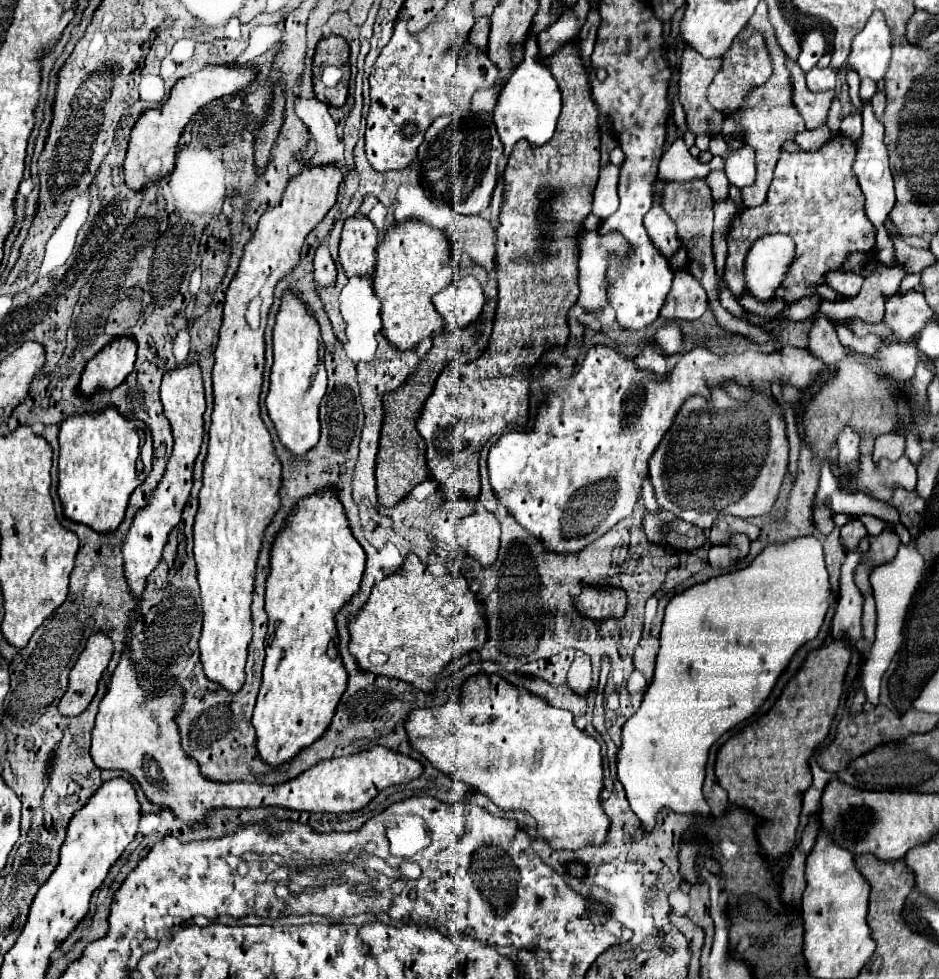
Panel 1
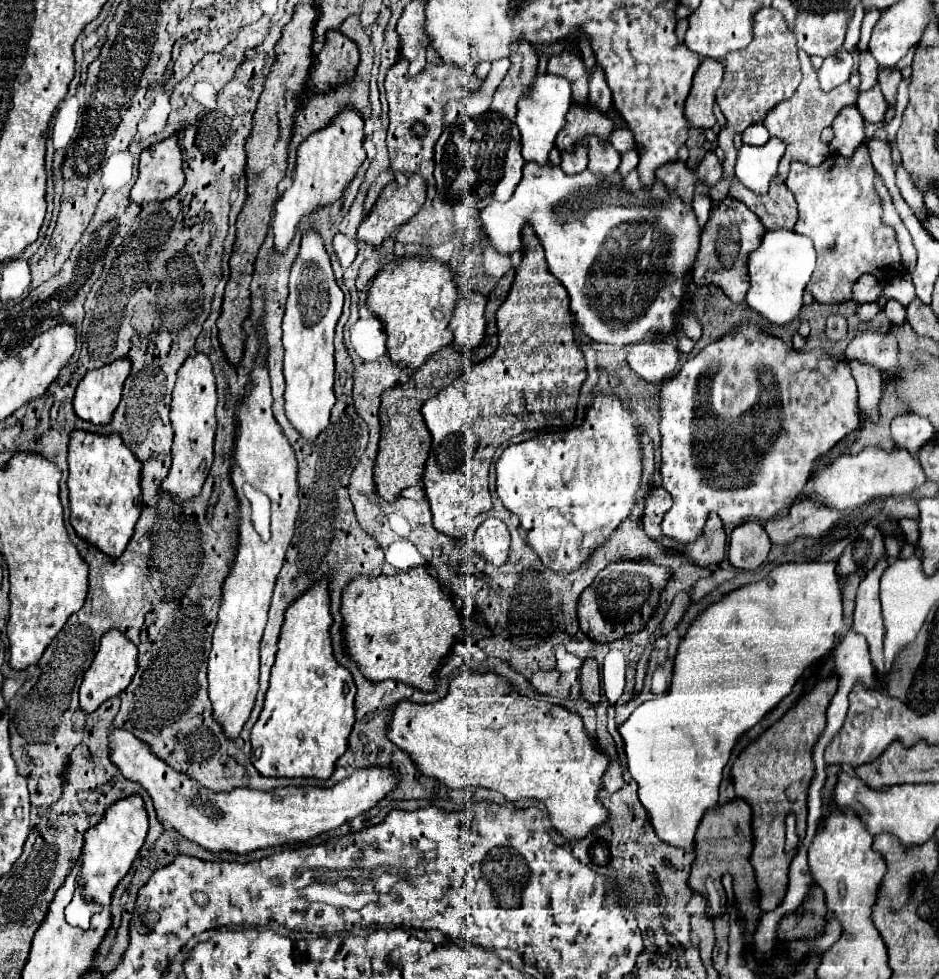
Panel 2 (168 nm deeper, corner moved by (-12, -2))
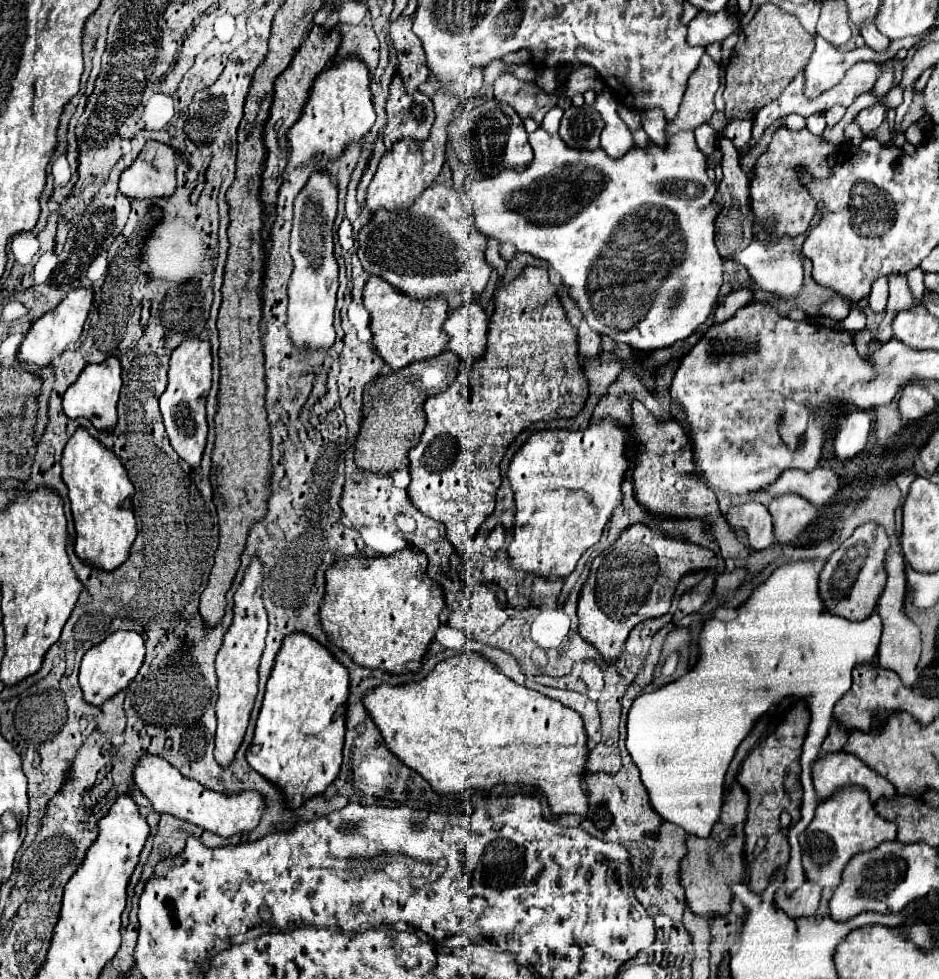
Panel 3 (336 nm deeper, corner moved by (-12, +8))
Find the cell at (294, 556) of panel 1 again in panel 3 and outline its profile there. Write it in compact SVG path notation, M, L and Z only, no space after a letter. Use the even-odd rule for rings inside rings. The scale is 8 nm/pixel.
M290 634L266 684L254 732L254 744L260 746L260 752L248 756L250 766L284 794L290 808L300 808L308 798L324 794L338 776L344 744L340 708L346 700L348 672L344 666L306 634Z

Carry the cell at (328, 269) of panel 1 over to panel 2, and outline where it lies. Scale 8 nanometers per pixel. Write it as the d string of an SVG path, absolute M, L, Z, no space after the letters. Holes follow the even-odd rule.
M336 234L334 236L334 254L336 254L336 258L338 258L338 262L340 262L340 266L344 270L354 262L356 250L358 250L356 248L356 240L346 238L344 234Z

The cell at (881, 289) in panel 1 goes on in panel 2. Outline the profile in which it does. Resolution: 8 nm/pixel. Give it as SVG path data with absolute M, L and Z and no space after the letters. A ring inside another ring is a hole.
M894 298L886 302L886 306L884 306L882 312L886 314L886 318L888 318L894 326L900 326L900 324L906 320L906 308L904 308L898 300L894 300Z

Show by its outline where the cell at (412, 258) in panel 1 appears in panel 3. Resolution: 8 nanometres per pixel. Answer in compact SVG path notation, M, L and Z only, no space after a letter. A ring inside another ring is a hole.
M372 276L364 286L364 306L372 318L370 330L374 334L374 348L392 370L400 370L418 360L434 358L446 350L448 334L442 330L442 324L448 318L446 300L432 298L416 302L412 298L404 298L404 294L396 294L396 290L392 290L392 286L388 286L382 278Z

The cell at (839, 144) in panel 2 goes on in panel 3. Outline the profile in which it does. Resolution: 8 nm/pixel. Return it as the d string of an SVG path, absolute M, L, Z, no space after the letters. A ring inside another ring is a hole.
M874 104L870 108L864 108L858 116L856 116L856 122L862 126L862 130L868 134L872 130L876 130L886 118L886 108L882 104Z

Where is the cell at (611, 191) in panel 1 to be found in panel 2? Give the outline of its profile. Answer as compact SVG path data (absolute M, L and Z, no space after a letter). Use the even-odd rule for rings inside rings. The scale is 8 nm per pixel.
M632 150L632 152L628 152L628 154L622 156L622 162L620 162L620 166L618 166L618 172L620 172L622 178L624 178L632 168L636 168L636 160L638 160L636 150Z

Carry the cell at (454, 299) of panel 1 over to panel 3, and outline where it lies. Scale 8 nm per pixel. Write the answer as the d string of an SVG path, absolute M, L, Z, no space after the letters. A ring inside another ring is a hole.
M468 302L448 314L444 332L450 336L448 350L464 360L482 358L486 352L488 318L478 302Z

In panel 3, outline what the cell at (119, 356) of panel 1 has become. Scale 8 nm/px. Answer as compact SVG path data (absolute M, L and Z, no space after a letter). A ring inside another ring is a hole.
M110 356L108 360L100 362L100 364L88 364L80 378L66 390L64 394L64 414L70 418L70 420L76 420L76 418L88 418L94 428L98 430L106 430L106 432L112 432L116 422L118 422L118 416L116 416L116 402L118 402L118 392L120 392L120 386L122 386L122 378L120 378L120 362L118 358Z

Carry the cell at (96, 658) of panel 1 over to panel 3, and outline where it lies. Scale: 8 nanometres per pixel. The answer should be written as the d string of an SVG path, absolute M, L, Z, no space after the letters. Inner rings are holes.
M114 632L104 642L92 646L82 658L80 676L78 676L80 688L84 692L84 700L88 704L102 706L114 694L118 694L120 690L126 690L128 684L136 678L136 674L144 662L144 654L146 654L144 640L136 632Z

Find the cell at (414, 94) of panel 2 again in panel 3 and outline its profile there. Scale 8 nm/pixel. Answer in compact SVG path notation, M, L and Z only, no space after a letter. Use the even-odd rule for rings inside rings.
M398 74L390 84L386 114L388 122L382 132L386 150L390 150L392 144L398 142L400 138L414 138L414 140L428 138L432 122L436 118L432 100L428 100L422 92L408 94Z

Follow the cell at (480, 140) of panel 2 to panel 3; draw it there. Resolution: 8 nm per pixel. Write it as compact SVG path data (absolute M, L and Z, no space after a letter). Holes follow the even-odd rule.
M488 102L488 114L474 112L474 126L468 134L468 146L474 152L474 170L480 176L494 176L502 168L524 170L532 162L532 148L528 146L528 136L522 118L512 110L512 106L500 102Z

